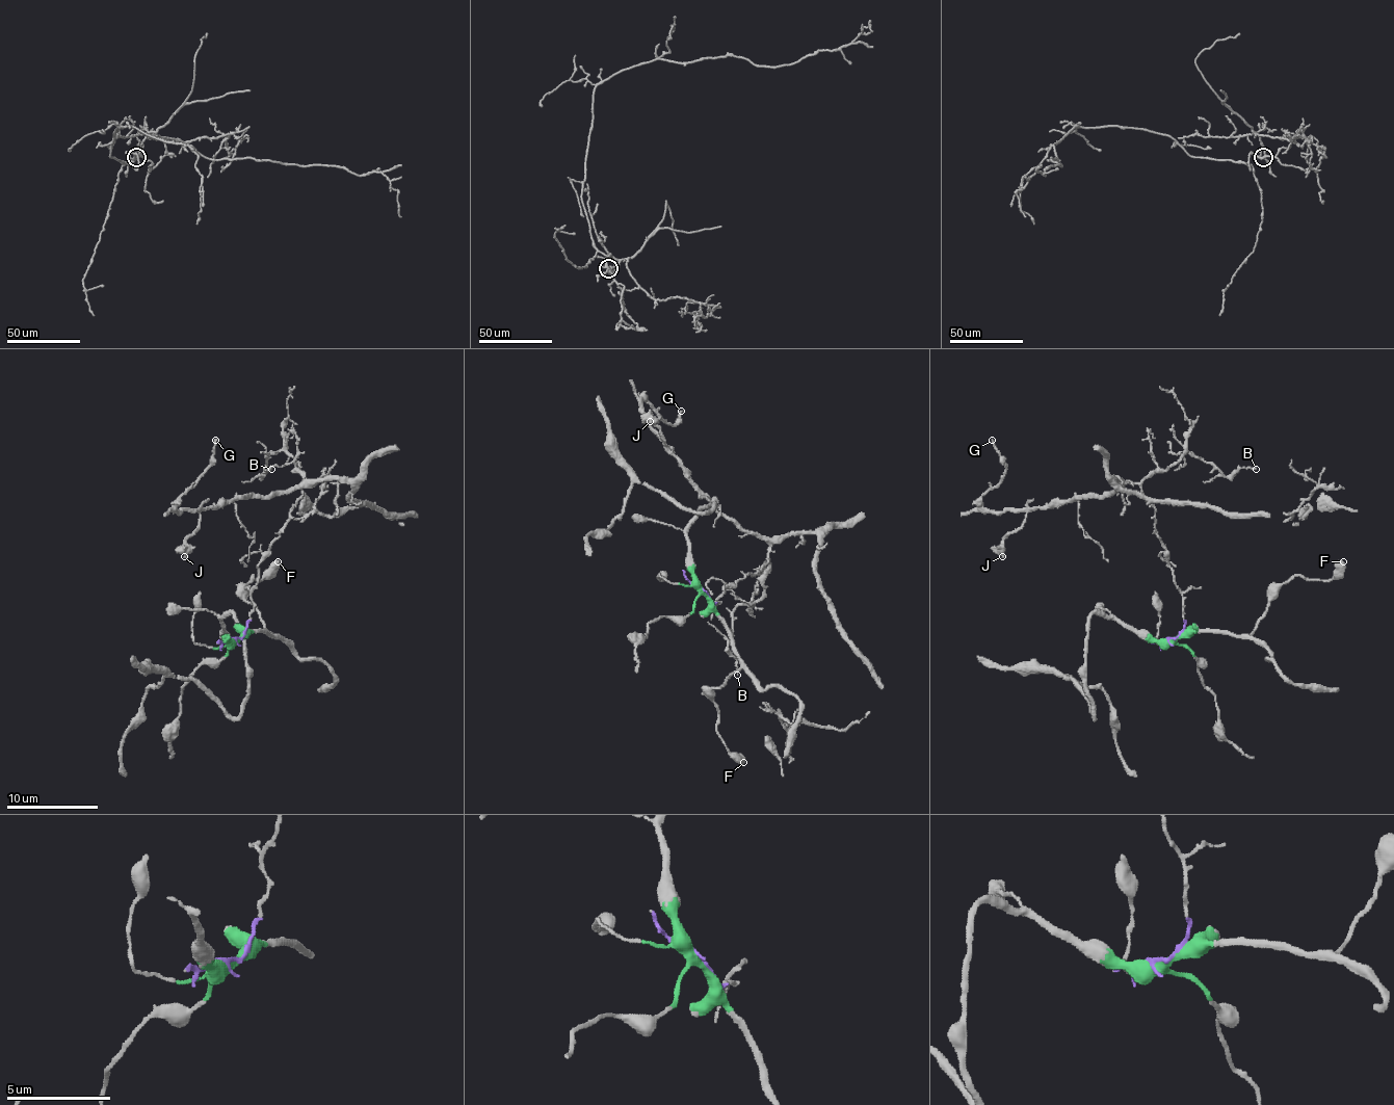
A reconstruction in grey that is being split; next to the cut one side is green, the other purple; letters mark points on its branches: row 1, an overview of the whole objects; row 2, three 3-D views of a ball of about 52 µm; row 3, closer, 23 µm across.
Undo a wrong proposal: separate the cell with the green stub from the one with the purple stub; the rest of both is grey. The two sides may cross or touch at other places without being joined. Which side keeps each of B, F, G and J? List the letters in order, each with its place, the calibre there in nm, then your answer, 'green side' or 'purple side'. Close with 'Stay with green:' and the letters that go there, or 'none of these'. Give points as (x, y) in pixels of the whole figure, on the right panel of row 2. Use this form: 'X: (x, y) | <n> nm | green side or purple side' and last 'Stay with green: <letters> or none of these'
B: (1256, 469) | 120 nm | purple side
F: (1343, 561) | 600 nm | green side
G: (992, 440) | 180 nm | purple side
J: (1002, 556) | 600 nm | purple side
Stay with green: F

